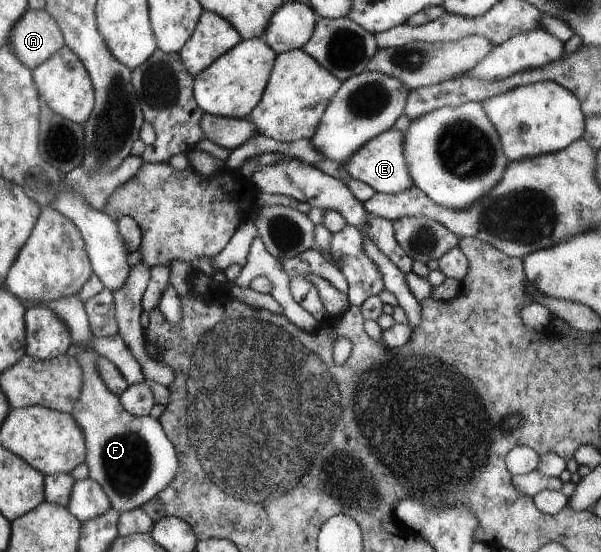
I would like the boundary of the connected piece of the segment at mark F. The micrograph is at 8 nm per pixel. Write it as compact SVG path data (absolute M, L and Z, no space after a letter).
M89 349L76 357L84 372L84 389L80 399L76 402L72 415L75 417L77 424L84 430L88 449L86 463L89 477L101 485L110 500L111 507L121 513L141 508L143 503L150 501L164 488L167 488L178 471L179 463L175 447L164 433L161 423L151 415L130 415L121 406L119 396L114 395L103 384L95 370L95 359L98 355L94 350Z

